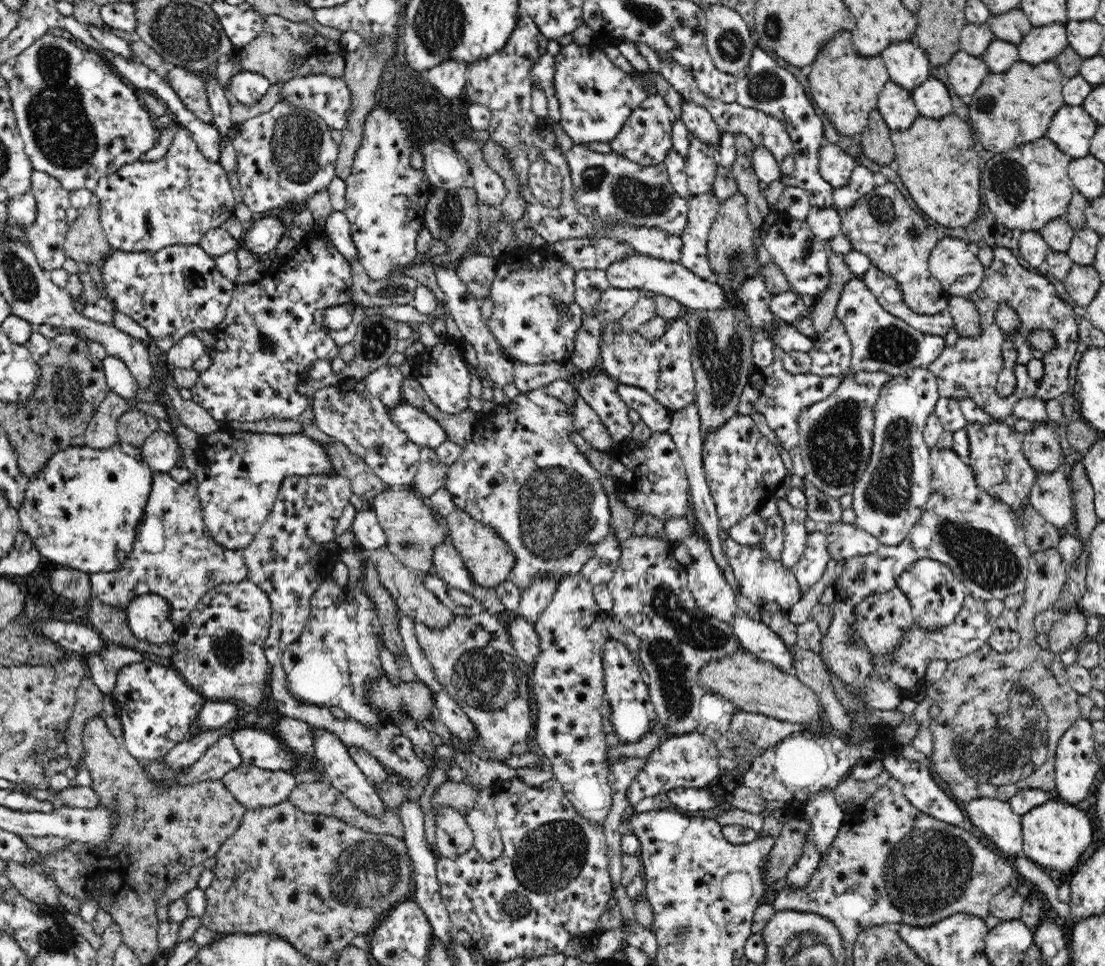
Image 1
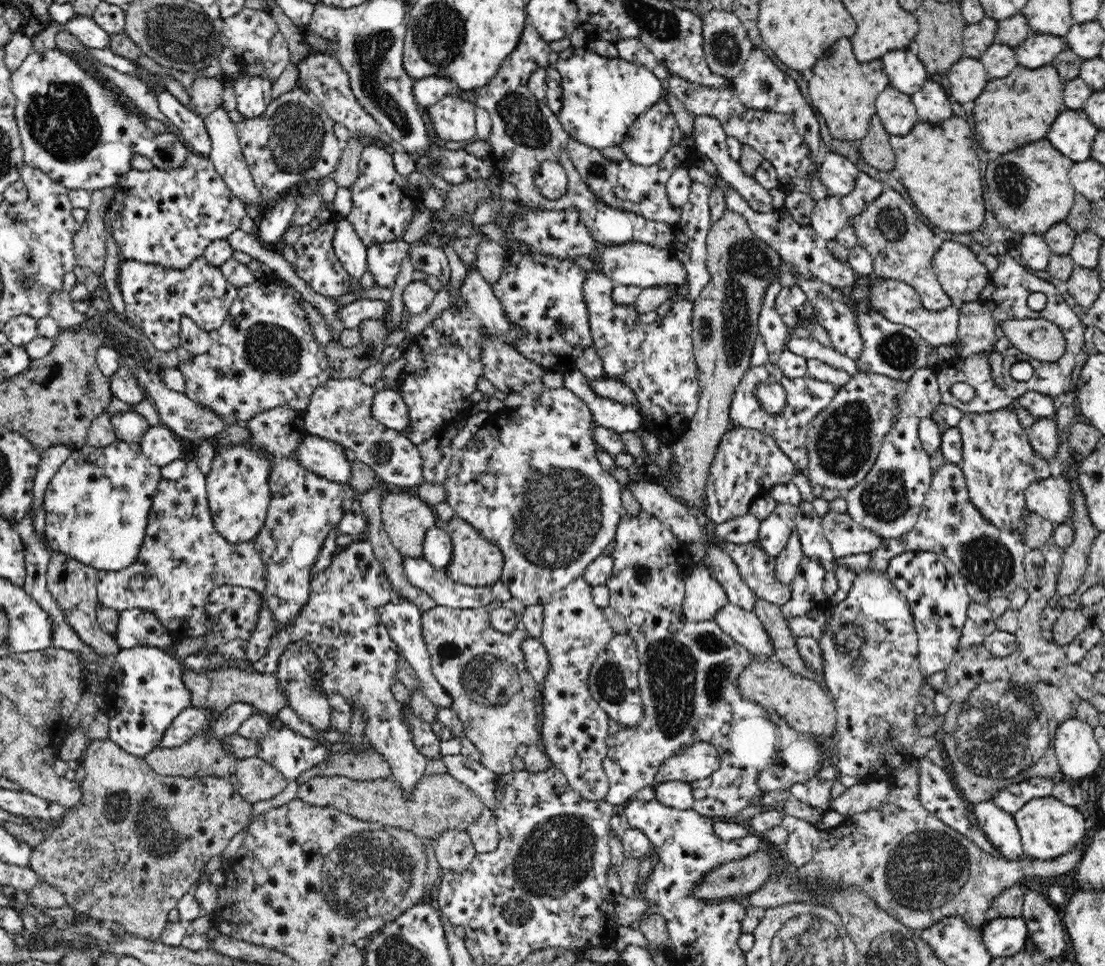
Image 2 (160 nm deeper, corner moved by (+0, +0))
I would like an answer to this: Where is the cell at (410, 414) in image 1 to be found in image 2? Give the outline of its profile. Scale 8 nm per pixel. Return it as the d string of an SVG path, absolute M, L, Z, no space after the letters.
M376 388L372 400L372 419L396 431L406 430L410 426L408 405L398 390Z

